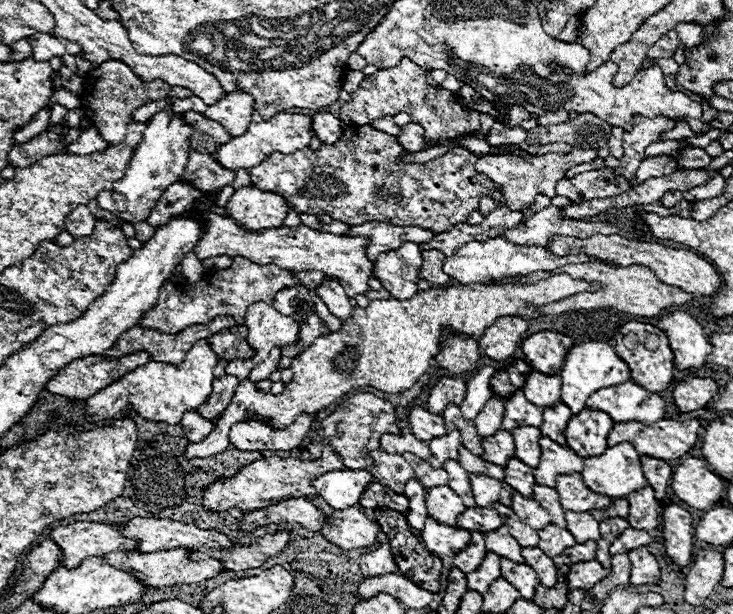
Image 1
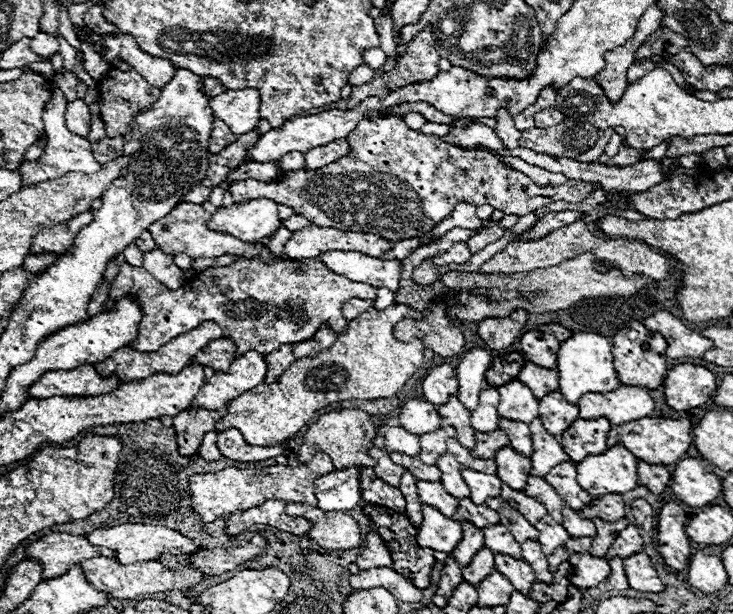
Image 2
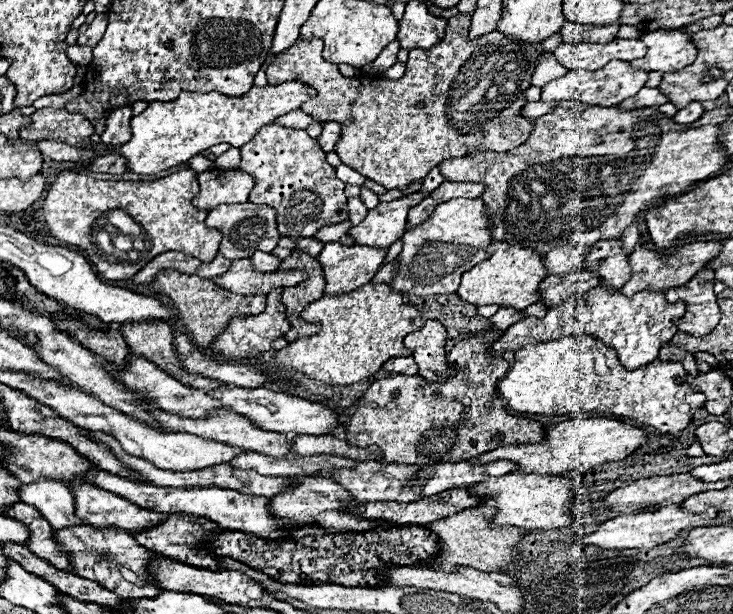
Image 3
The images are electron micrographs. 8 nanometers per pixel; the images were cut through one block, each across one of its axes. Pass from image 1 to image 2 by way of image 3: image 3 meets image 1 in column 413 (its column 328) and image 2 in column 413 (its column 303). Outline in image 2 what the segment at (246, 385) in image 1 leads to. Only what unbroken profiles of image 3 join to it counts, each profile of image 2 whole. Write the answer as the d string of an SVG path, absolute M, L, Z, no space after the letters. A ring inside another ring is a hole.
M404 304L398 306L390 306L386 310L376 310L370 308L366 312L362 312L358 318L350 320L346 334L336 336L336 342L320 352L314 358L302 358L298 362L294 362L282 376L280 382L274 384L260 384L258 388L252 388L250 392L238 396L230 406L228 406L228 414L218 420L216 424L216 432L224 432L226 428L238 428L244 436L246 442L252 446L274 446L274 444L282 444L290 438L294 438L294 434L298 434L298 430L302 426L308 424L308 420L322 408L336 404L336 402L344 402L344 400L380 400L380 398L390 398L394 396L404 384L406 380L424 364L424 344L422 340L414 338L412 342L400 342L394 338L394 324L404 320L404 318L422 318L420 312L410 310Z

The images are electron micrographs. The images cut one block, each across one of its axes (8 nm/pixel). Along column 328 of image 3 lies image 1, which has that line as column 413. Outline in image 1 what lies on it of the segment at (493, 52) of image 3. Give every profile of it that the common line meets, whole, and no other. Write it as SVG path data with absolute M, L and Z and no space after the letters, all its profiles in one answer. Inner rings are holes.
M402 58L398 66L378 70L376 74L370 74L364 78L360 88L352 92L352 100L344 102L340 108L340 120L344 124L356 124L364 126L370 124L386 114L394 116L398 112L410 114L412 122L420 124L424 128L424 138L434 144L438 140L448 140L460 134L468 134L480 128L478 112L462 108L456 100L454 94L446 88L440 86L430 86L426 82L426 70L420 68L418 64L410 62L408 58Z

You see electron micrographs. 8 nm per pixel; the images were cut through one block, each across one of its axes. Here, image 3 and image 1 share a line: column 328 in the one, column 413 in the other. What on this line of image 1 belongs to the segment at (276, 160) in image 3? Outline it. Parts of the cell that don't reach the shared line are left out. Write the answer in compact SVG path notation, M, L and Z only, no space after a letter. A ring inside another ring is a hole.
M346 126L336 144L320 144L318 150L310 150L310 146L306 146L290 156L272 152L266 160L262 160L262 164L250 168L248 172L252 186L284 196L298 212L316 216L328 214L334 220L342 220L352 226L364 222L386 222L392 226L420 226L434 232L446 232L446 228L466 222L466 218L478 208L482 194L494 192L494 182L474 170L478 156L464 148L452 148L444 156L426 164L402 164L398 162L400 152L404 152L402 146L386 132L372 130L370 126Z

